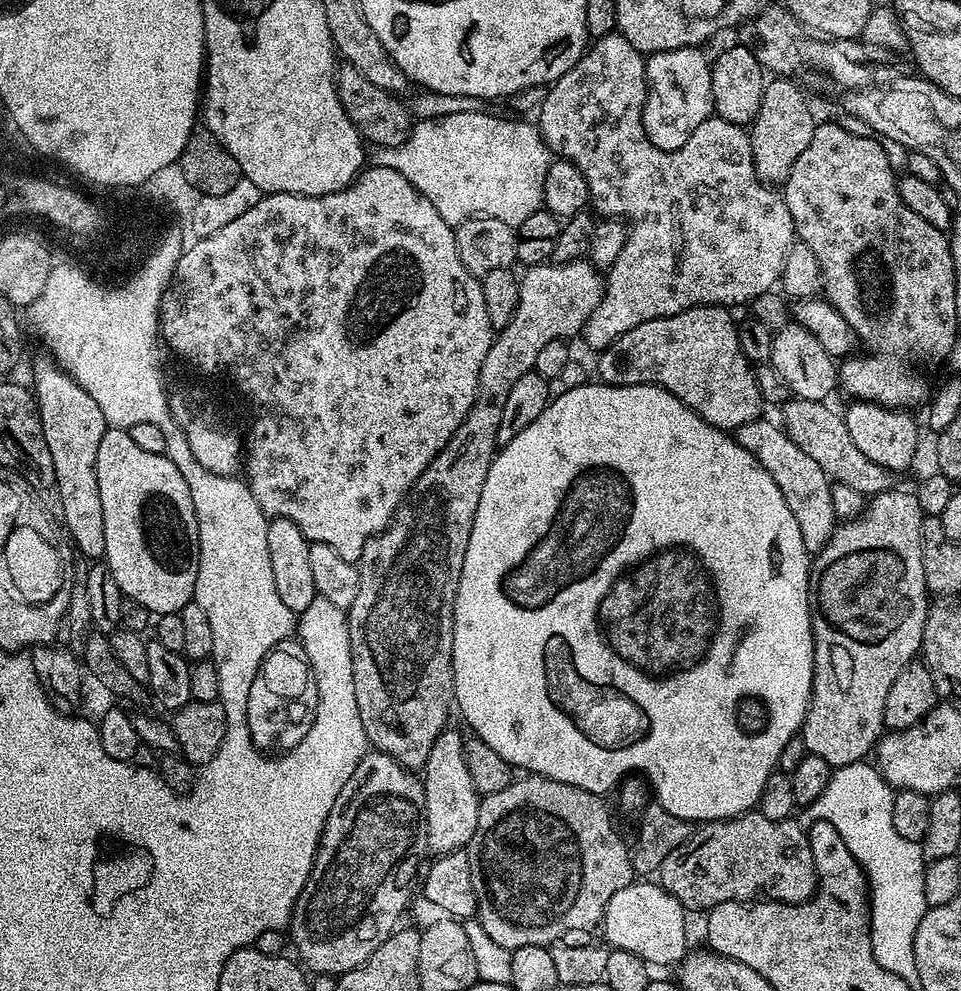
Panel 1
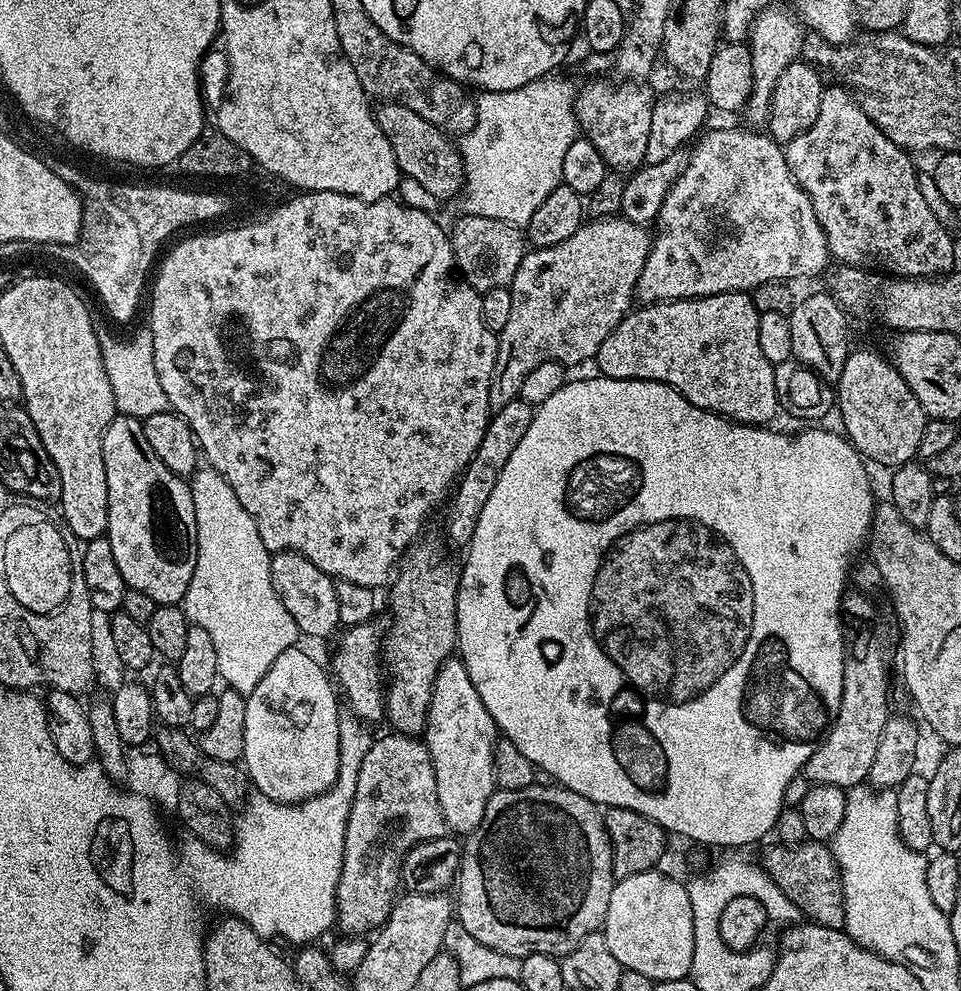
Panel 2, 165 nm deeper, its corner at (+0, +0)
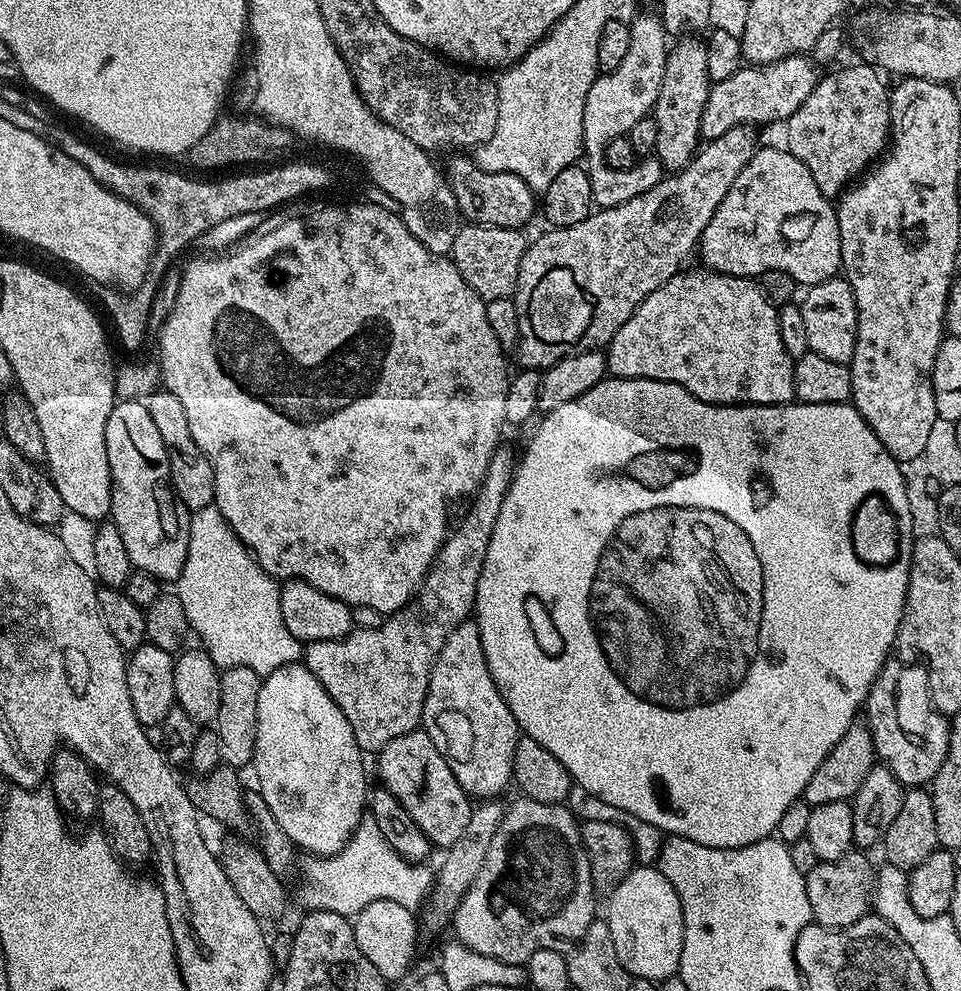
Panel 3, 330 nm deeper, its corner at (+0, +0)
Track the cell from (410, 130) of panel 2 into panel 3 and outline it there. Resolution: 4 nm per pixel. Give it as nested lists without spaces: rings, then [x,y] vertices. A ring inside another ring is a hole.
[[[456,154],[446,167],[446,179],[454,190],[461,217],[473,224],[488,224],[492,228],[523,229],[538,212],[538,196],[522,178],[505,172],[487,172],[468,154]]]

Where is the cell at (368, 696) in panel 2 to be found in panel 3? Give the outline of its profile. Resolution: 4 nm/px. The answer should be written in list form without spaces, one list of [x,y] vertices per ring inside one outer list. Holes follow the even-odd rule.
[[[507,446],[497,448],[490,458],[490,466],[480,483],[480,489],[471,497],[472,509],[465,514],[464,521],[457,528],[455,525],[451,529],[420,583],[420,591],[410,603],[391,613],[380,628],[356,628],[342,640],[319,640],[303,649],[304,667],[314,674],[314,678],[318,678],[318,682],[322,682],[326,694],[330,694],[342,714],[346,714],[354,730],[354,738],[365,753],[379,753],[381,748],[394,742],[394,738],[402,738],[402,734],[421,727],[424,699],[434,662],[442,646],[446,646],[446,638],[450,638],[456,627],[473,615],[478,578],[482,574],[482,562],[486,562],[486,546],[490,546],[490,534],[494,534],[494,522],[498,522],[498,510],[502,510],[502,502],[510,490],[512,477],[516,475],[517,463],[518,452]]]

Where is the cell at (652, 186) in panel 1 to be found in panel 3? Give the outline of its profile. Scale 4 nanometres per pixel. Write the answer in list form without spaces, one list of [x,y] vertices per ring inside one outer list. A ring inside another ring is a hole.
[[[757,147],[742,174],[734,178],[734,186],[722,198],[718,210],[714,210],[714,218],[710,218],[710,226],[706,226],[698,245],[698,257],[705,269],[749,278],[758,278],[766,270],[782,270],[782,274],[790,274],[800,286],[821,284],[841,271],[840,231],[833,201],[818,190],[814,174],[806,170],[804,163],[780,148]]]

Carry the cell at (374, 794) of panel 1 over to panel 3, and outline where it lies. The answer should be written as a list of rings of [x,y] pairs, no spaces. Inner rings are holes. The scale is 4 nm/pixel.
[[[417,730],[402,734],[402,738],[394,738],[378,753],[380,759],[380,780],[383,787],[398,798],[398,802],[414,818],[414,822],[426,834],[426,838],[437,849],[447,850],[462,833],[470,822],[470,814],[474,807],[467,792],[458,786],[458,778],[450,770],[446,758],[438,754],[434,742],[427,732]]]

